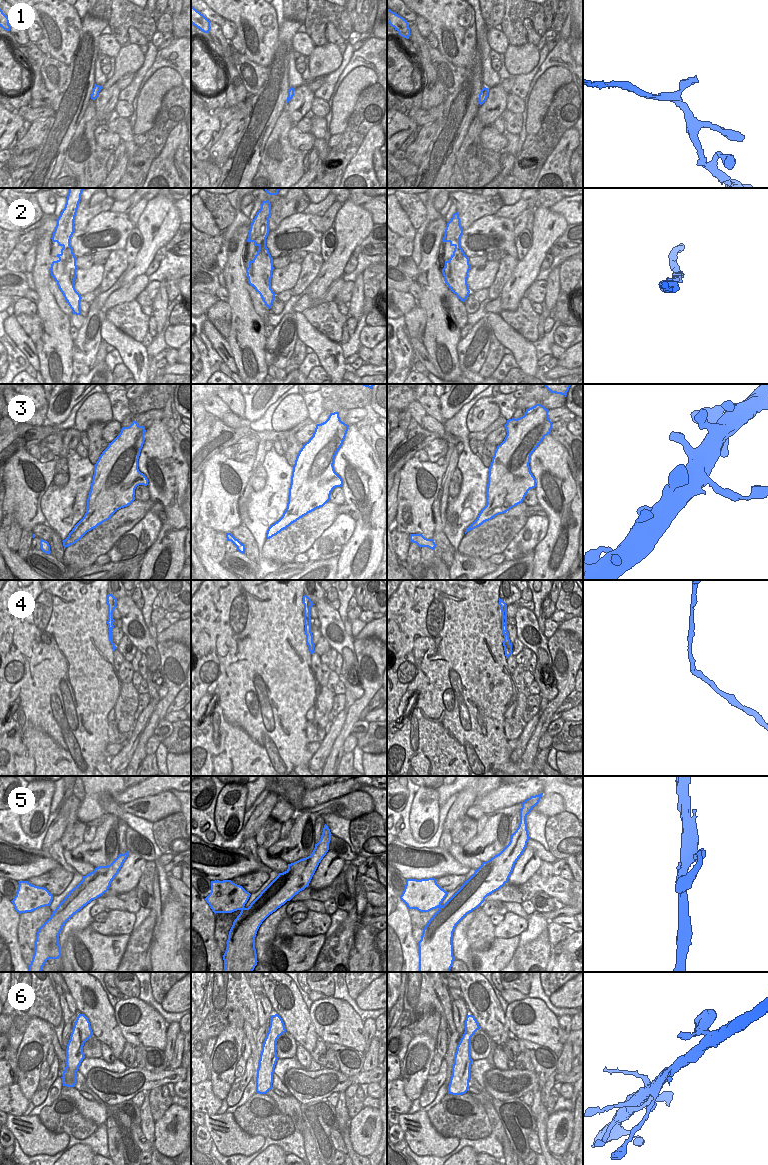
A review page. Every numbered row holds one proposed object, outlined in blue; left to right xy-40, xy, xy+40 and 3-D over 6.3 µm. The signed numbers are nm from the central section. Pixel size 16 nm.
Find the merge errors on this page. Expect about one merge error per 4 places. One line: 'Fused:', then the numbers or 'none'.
Fused: none

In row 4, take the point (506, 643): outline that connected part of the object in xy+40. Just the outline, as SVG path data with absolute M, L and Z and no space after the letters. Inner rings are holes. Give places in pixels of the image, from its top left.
M499 598L499 605L502 612L502 631L504 635L503 646L504 646L505 656L507 659L512 654L512 643L510 642L509 633L507 631L507 605L500 598Z

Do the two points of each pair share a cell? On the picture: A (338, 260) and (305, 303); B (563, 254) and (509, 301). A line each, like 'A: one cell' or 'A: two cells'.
A: two cells
B: two cells

